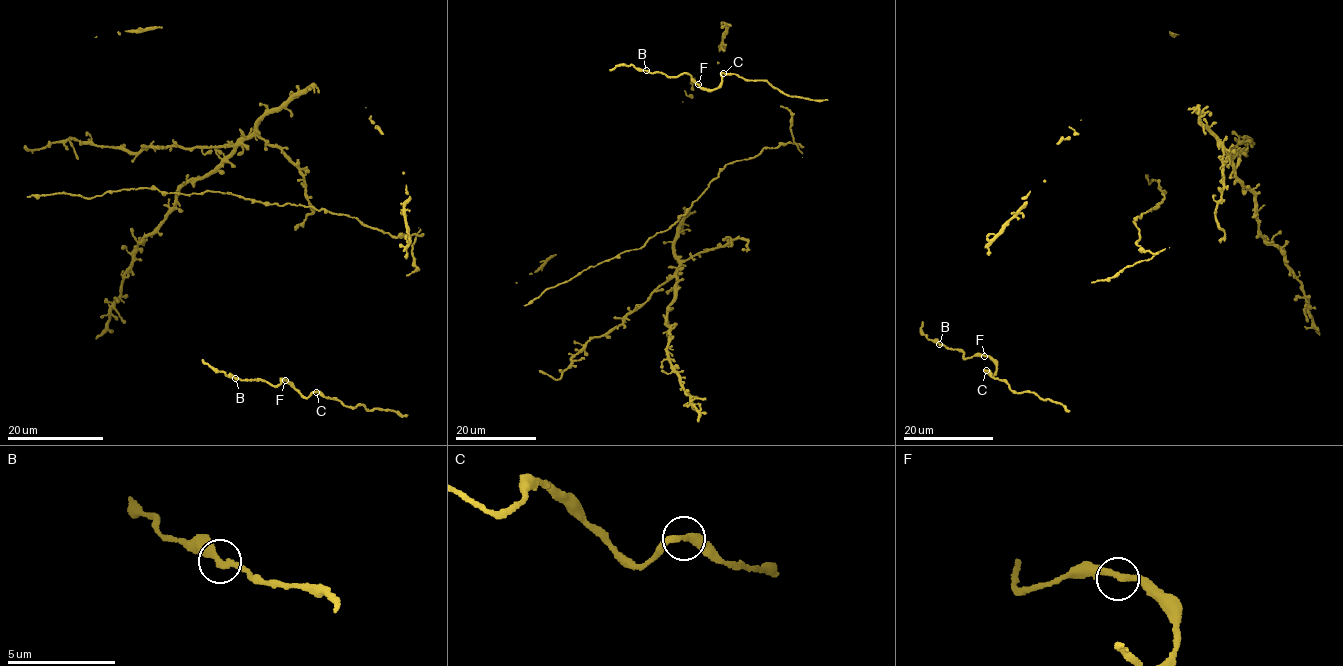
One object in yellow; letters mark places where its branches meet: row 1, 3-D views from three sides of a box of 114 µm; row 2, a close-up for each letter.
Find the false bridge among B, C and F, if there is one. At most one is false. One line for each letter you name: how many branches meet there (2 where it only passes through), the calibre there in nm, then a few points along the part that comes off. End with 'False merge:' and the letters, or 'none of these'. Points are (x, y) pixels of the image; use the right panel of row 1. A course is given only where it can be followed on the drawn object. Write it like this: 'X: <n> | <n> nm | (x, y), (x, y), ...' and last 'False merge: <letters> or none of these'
False merge: none of these

